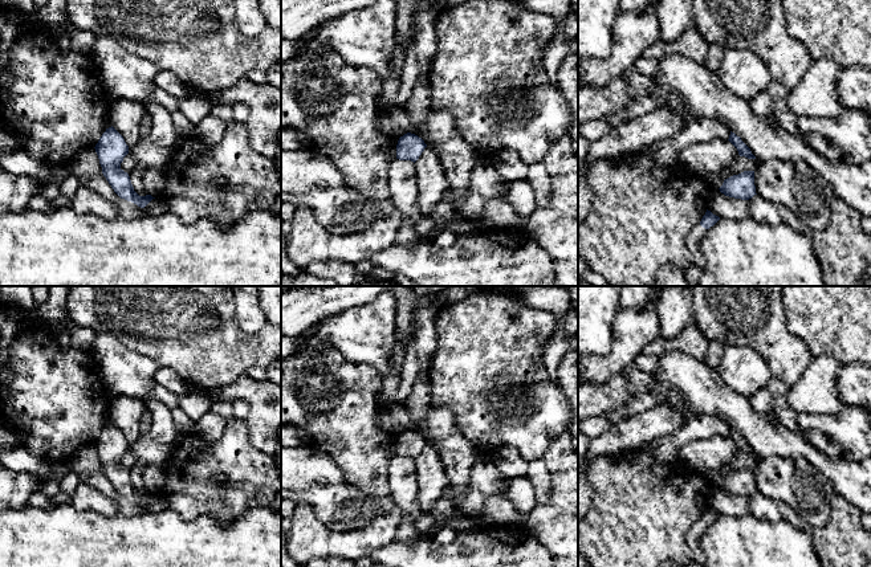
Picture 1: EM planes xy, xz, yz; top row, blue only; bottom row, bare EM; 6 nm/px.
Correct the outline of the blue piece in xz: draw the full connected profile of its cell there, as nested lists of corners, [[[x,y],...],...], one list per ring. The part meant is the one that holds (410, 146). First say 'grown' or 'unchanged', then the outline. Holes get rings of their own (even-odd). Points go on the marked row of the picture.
unchanged | [[[407,132],[399,138],[396,144],[396,159],[416,162],[427,144],[415,134]]]

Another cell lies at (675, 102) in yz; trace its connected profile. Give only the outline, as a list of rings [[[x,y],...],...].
[[[672,94],[663,107],[680,114],[683,121],[684,121],[684,123],[689,123],[691,121],[693,121],[693,119],[696,119],[699,117],[697,114],[695,114],[689,109],[689,106],[683,99],[683,97],[677,95],[677,94]]]

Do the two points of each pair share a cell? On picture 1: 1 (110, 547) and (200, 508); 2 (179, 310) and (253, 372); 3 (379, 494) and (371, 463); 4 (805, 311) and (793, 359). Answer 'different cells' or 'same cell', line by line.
1: different cells
2: different cells
3: same cell
4: different cells

